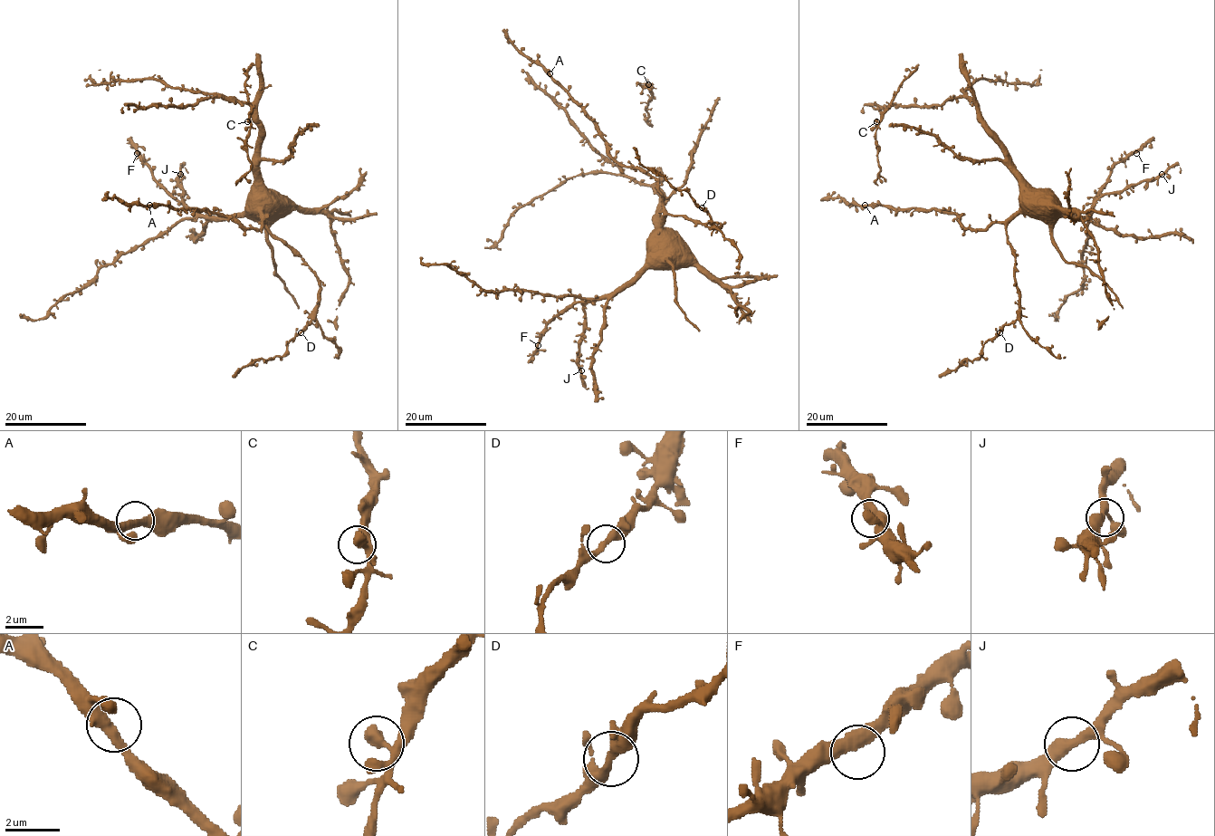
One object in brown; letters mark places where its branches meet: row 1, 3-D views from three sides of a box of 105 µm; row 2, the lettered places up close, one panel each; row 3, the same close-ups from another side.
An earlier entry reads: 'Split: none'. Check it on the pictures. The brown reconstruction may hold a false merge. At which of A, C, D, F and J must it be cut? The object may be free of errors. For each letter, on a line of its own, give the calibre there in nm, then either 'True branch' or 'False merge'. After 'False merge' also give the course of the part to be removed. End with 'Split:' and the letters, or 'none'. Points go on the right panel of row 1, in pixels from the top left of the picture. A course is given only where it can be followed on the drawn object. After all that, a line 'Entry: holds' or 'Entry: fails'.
A: Thickness 400 nm. True branch
C: Thickness 340 nm. True branch
D: Thickness 360 nm. True branch
F: Thickness 440 nm. True branch
J: Thickness 400 nm. True branch
Split: none
Entry: holds

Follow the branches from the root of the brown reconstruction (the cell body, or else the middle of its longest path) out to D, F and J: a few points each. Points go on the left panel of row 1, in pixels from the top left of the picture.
D: (259, 185), (265, 187), (262, 221), (301, 257), (320, 287), (316, 315), (301, 331)
F: (259, 185), (243, 212), (228, 216), (202, 216), (178, 203), (157, 181), (152, 169), (137, 153)
J: (259, 185), (243, 212), (228, 216), (202, 216), (185, 203), (184, 190), (178, 183), (180, 174)

